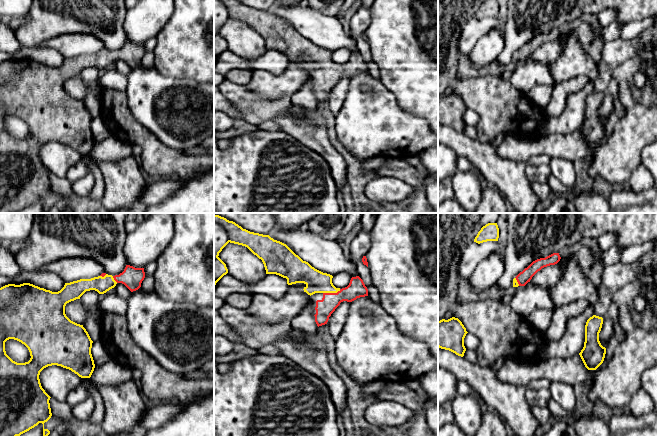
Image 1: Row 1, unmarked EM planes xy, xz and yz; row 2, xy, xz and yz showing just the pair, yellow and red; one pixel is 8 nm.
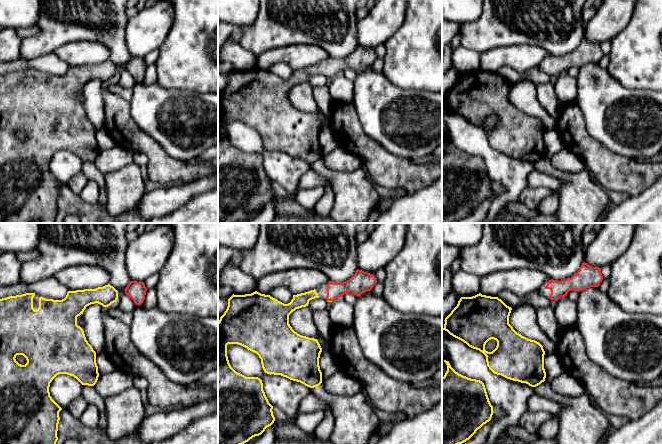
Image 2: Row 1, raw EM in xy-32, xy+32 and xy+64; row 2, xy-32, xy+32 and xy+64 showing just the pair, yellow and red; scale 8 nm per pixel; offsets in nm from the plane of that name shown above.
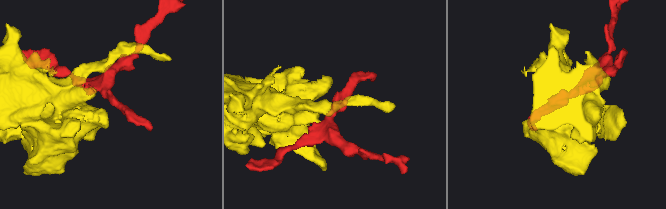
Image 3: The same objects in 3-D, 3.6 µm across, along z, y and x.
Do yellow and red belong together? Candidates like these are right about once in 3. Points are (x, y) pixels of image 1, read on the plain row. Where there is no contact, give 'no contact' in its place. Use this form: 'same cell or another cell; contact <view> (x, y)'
same cell; contact xz (331, 68)

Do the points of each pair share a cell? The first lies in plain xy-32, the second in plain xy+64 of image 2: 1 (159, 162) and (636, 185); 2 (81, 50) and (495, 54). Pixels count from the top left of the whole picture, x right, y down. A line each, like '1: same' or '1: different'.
1: same
2: same

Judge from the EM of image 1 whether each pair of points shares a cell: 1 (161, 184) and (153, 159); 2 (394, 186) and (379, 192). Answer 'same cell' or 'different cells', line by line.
1: different cells
2: same cell

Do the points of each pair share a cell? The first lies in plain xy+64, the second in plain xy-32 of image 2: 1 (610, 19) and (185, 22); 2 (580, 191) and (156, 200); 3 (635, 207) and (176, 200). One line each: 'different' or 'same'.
1: different
2: different
3: different

